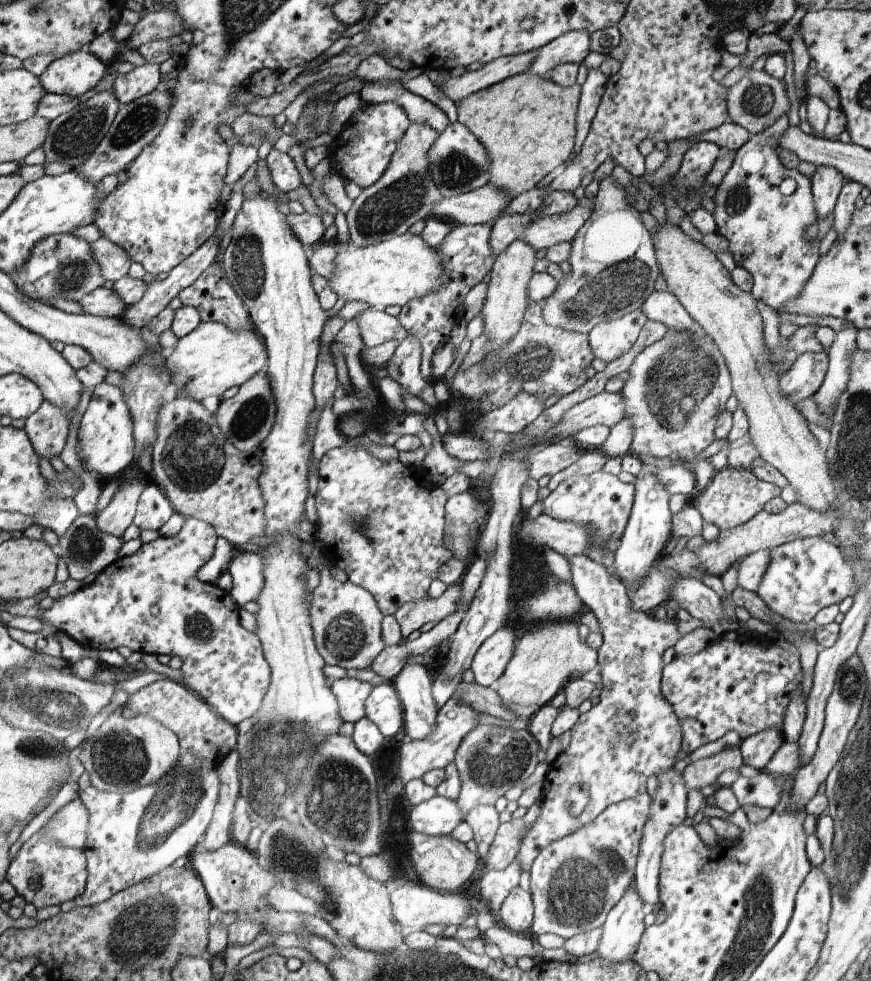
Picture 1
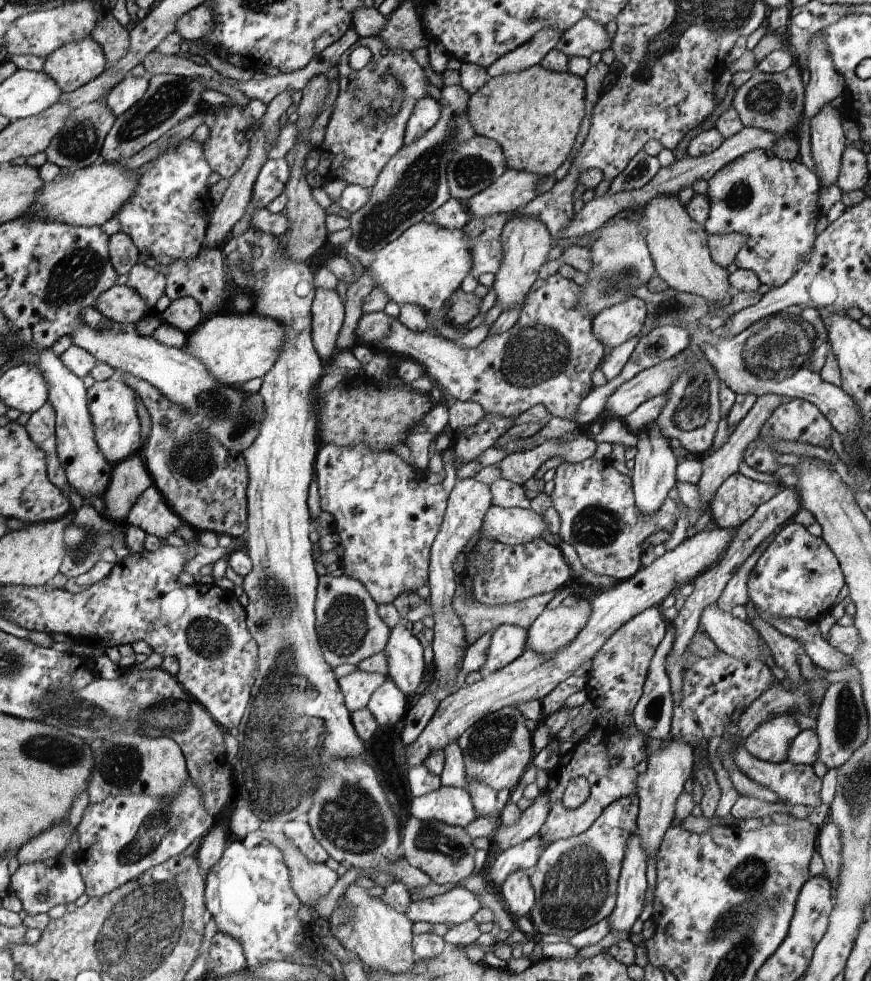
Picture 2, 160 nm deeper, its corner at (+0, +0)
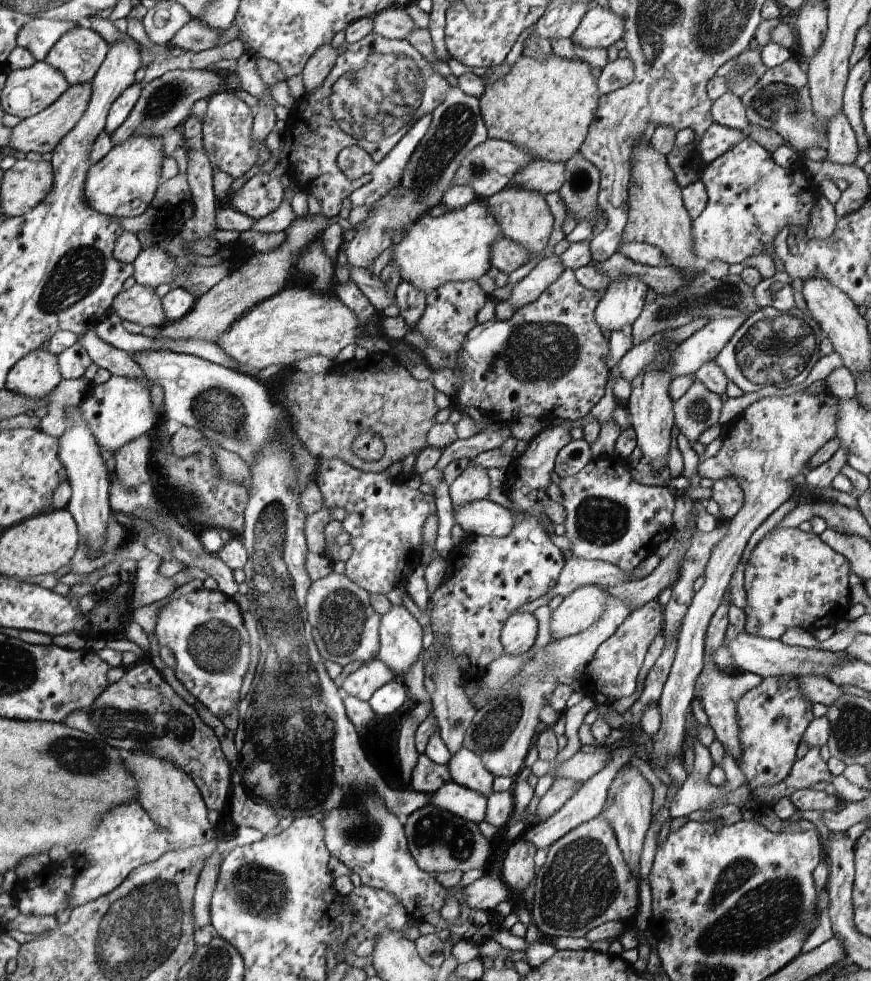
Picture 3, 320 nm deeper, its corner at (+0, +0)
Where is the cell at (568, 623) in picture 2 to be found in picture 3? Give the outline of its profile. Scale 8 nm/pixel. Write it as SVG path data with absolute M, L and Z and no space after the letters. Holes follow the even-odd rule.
M586 585L571 592L551 611L552 638L564 639L592 626L603 615L609 596L608 591L596 585Z

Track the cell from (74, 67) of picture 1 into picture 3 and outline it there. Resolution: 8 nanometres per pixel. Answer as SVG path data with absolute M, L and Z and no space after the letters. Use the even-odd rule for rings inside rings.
M81 23L59 38L56 48L47 54L46 61L59 70L70 86L91 81L105 61L108 44L103 35Z

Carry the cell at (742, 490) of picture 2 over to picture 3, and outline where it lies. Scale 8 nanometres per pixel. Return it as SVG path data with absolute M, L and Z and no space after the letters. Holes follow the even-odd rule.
M722 477L715 479L711 489L711 498L720 505L721 520L729 522L743 508L746 498L743 487L735 478Z

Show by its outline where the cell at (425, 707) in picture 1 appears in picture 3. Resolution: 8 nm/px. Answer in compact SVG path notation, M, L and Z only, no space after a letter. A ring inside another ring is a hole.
M394 605L382 615L379 654L397 676L413 665L422 648L422 624L404 605Z

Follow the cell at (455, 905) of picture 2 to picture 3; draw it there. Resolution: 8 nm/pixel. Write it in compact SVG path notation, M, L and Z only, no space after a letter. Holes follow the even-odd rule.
M481 876L473 883L469 884L463 890L463 899L465 903L473 909L482 909L485 911L494 911L494 908L500 902L510 902L510 893L512 890L499 876Z

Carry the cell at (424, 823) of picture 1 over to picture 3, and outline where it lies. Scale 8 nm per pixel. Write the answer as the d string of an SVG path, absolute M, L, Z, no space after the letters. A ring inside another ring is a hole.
M452 782L439 788L433 794L431 802L478 825L486 818L488 796L489 794Z

